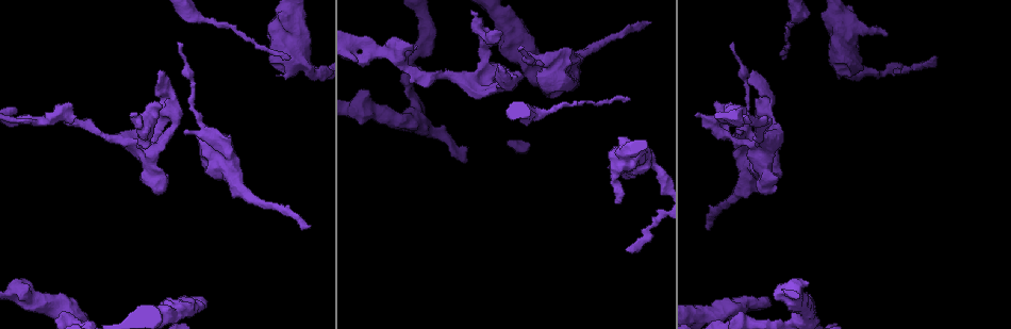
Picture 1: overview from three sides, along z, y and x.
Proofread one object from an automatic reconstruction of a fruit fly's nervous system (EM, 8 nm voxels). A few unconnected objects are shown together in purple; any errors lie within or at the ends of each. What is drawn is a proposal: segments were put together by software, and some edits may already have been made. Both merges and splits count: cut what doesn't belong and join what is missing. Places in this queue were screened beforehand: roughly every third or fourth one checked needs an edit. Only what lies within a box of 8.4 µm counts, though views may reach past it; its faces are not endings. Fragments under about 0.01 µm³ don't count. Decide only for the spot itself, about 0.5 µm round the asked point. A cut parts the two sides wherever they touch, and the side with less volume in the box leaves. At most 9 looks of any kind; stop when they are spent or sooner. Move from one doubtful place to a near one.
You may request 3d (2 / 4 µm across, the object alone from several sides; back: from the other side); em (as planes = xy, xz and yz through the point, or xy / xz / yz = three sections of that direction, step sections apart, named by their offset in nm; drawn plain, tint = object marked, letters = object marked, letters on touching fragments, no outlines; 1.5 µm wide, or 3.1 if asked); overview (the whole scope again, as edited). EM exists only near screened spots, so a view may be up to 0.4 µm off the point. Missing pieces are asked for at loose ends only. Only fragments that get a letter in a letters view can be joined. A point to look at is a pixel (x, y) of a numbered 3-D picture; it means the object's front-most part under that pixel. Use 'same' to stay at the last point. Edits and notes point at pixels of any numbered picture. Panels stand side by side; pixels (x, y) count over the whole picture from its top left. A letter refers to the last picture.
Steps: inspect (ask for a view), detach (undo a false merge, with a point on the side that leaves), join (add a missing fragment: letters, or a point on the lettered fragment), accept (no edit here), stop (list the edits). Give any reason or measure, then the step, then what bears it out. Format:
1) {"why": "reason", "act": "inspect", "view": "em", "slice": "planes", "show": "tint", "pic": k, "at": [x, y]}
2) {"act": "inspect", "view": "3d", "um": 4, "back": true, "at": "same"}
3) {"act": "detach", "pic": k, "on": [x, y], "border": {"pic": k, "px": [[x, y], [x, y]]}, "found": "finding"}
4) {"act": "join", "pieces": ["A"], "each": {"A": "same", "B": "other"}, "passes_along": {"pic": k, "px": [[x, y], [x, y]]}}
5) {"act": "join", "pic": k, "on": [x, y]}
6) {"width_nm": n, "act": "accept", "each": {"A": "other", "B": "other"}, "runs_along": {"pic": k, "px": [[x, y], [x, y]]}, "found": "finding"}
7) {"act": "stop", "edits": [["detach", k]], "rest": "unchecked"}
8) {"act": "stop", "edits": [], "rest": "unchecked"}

{"why": "free end", "act": "inspect", "view": "em", "slice": "planes", "show": "plain", "pic": 1, "at": [205, 299]}

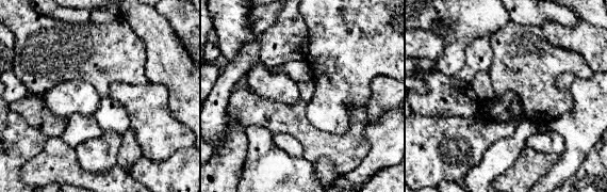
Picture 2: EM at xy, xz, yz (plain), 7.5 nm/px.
{"why": "where the object lies", "act": "inspect", "view": "em", "slice": "planes", "show": "tint", "at": "same"}

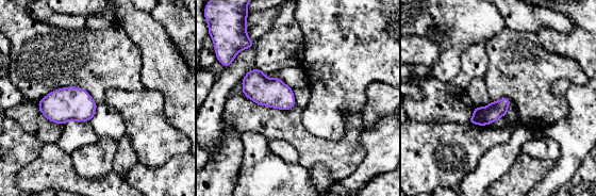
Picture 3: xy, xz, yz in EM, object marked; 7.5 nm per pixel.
{"act": "inspect", "view": "em", "slice": "planes", "show": "letters", "at": "same"}

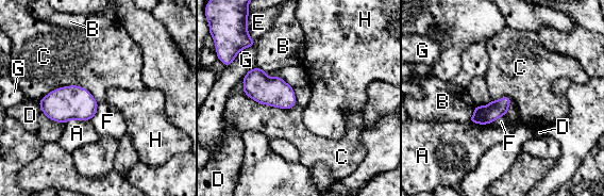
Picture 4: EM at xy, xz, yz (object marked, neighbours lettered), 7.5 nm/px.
{"act": "accept", "each": {"A": "other", "B": "other", "C": "other", "D": "other", "E": "other", "F": "other", "G": "other", "H": "other"}, "border": {"pic": 4, "px": [[242, 92], [261, 103], [296, 104]]}, "found": "no lettered fragment goes on from it"}

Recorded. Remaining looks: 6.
{"why": "branch stops here", "act": "inspect", "view": "em", "slice": "planes", "show": "letters", "pic": 1, "at": [750, 73]}

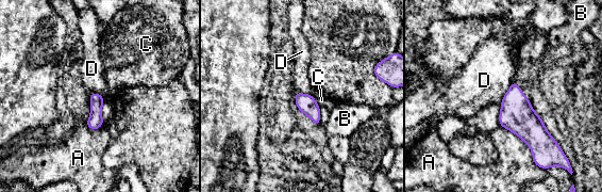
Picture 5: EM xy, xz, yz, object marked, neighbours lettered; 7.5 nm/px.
{"longest_contact_nm": ["A", 380], "act": "accept", "each": {"A": "other", "B": "other", "C": "other", "D": "other"}, "found": "none of them fits"}

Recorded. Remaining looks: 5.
{"why": "free end", "act": "inspect", "view": "em", "slice": "yz", "step": 8, "show": "plain", "pic": 1, "at": [781, 58]}

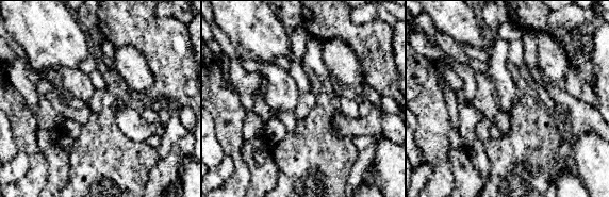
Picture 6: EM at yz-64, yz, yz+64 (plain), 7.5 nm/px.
{"act": "inspect", "view": "em", "slice": "yz", "step": 8, "show": "letters", "at": "same"}

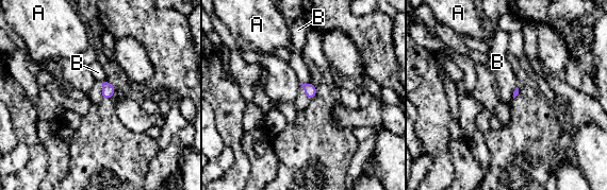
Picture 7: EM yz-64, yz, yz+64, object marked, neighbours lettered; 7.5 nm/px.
{"act": "accept", "each": {"A": "other", "B": "other"}, "border": {"pic": 7, "px": [[309, 82], [299, 84]]}, "found": "none of them fits"}

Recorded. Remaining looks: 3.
{"why": "three arms meet", "act": "inspect", "view": "em", "slice": "xz", "step": 4, "show": "letters", "pic": 1, "at": [49, 118]}

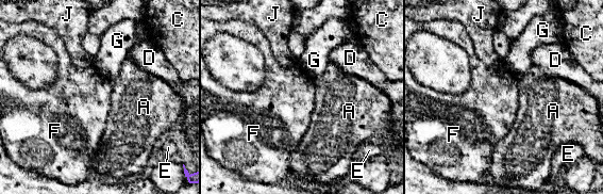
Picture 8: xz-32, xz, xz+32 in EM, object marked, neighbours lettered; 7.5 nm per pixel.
{"act": "inspect", "view": "em", "slice": "planes", "show": "letters", "at": "same"}

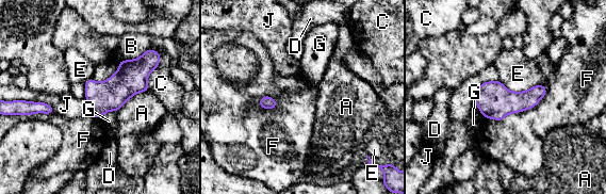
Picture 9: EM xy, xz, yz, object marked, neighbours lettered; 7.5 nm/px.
{"act": "accept", "each": {"A": "other", "B": "other", "C": "other", "D": "other", "E": "other", "F": "other", "G": "other", "J": "other"}, "border": {"pic": 9, "px": [[500, 80], [511, 91], [543, 85]]}, "found": "none of them fits"}

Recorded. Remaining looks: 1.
{"act": "stop", "edits": [], "rest": "unchecked"}

